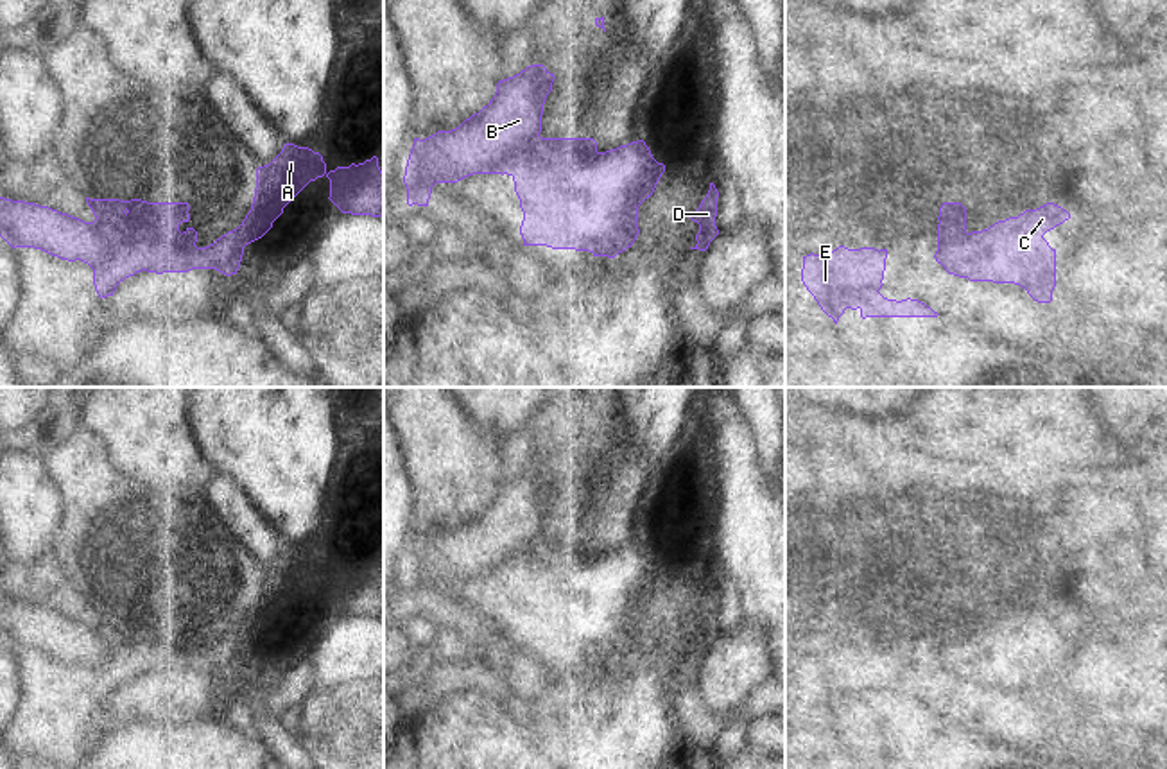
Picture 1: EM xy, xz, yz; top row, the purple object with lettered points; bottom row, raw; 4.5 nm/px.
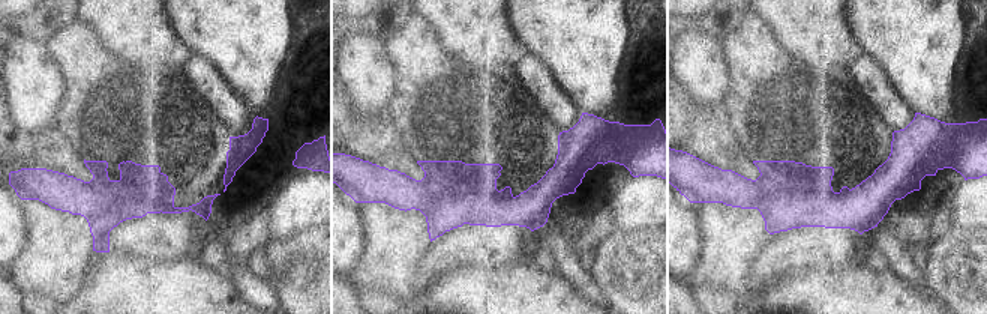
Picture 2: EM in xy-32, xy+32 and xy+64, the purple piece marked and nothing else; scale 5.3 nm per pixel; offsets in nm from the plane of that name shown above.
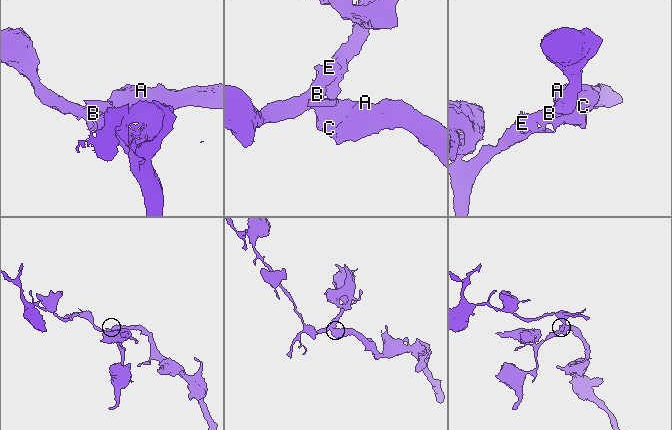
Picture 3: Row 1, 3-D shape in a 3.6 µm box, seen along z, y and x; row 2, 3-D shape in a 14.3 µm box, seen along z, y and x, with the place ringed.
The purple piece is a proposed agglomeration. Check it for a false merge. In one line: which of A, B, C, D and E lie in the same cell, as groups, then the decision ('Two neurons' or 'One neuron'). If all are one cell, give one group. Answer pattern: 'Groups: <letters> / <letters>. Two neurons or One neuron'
Groups: A C D / B E. Two neurons.

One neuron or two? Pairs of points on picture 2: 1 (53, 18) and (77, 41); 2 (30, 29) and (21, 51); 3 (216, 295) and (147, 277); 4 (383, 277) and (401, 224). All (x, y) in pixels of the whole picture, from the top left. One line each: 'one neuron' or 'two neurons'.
1: two neurons
2: two neurons
3: one neuron
4: one neuron

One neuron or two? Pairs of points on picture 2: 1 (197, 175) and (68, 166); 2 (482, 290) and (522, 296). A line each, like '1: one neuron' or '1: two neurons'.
1: two neurons
2: one neuron

